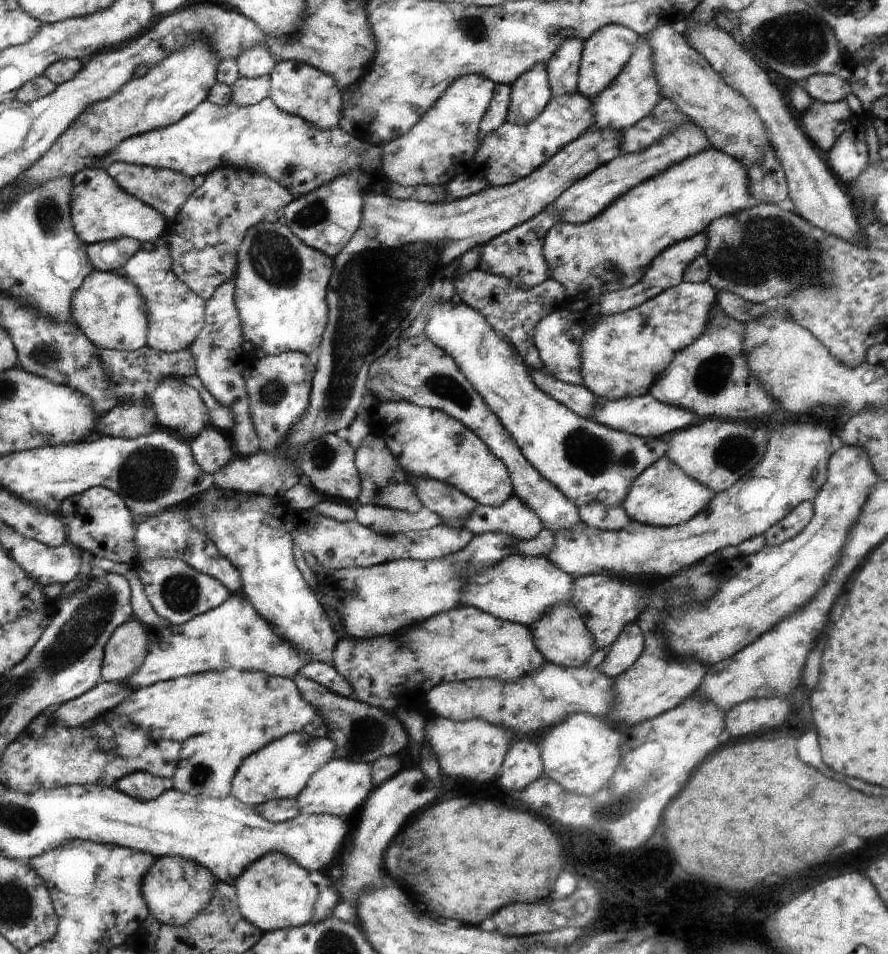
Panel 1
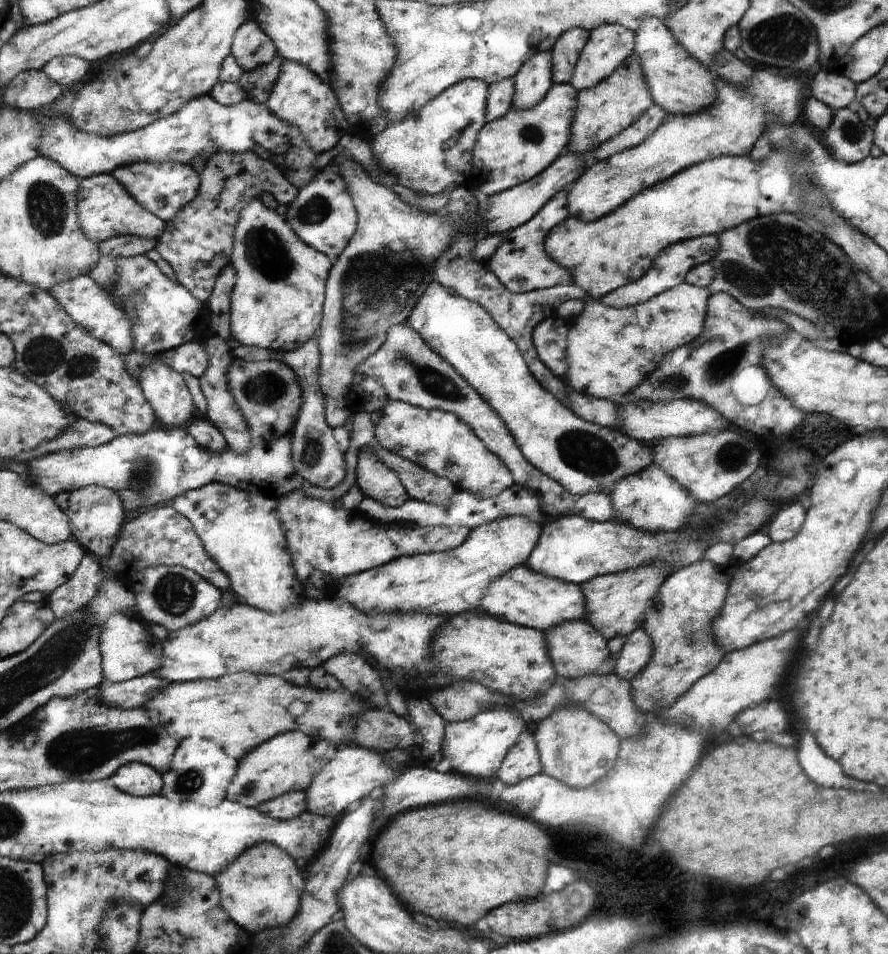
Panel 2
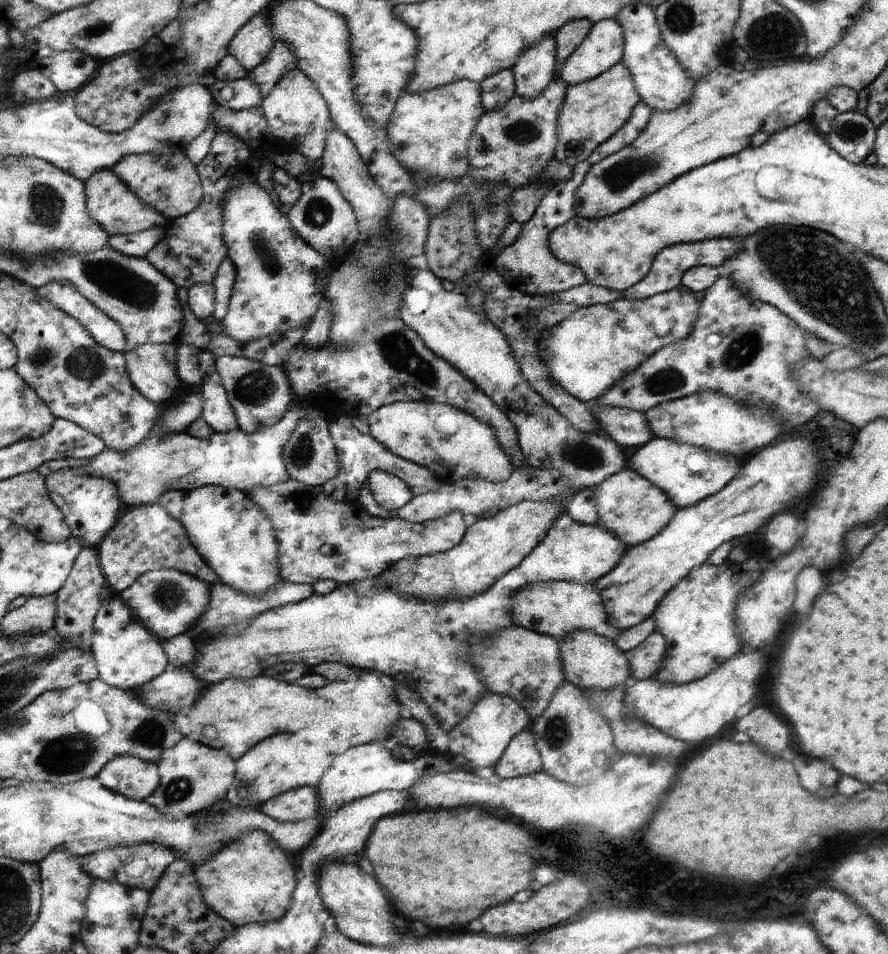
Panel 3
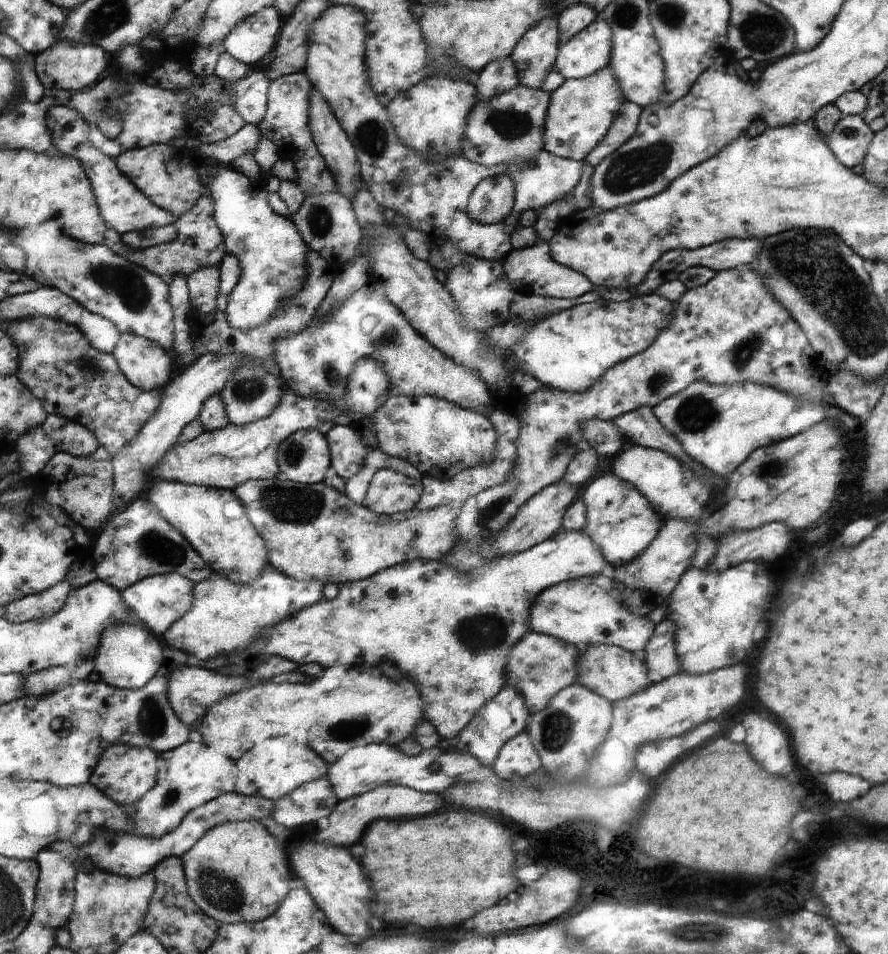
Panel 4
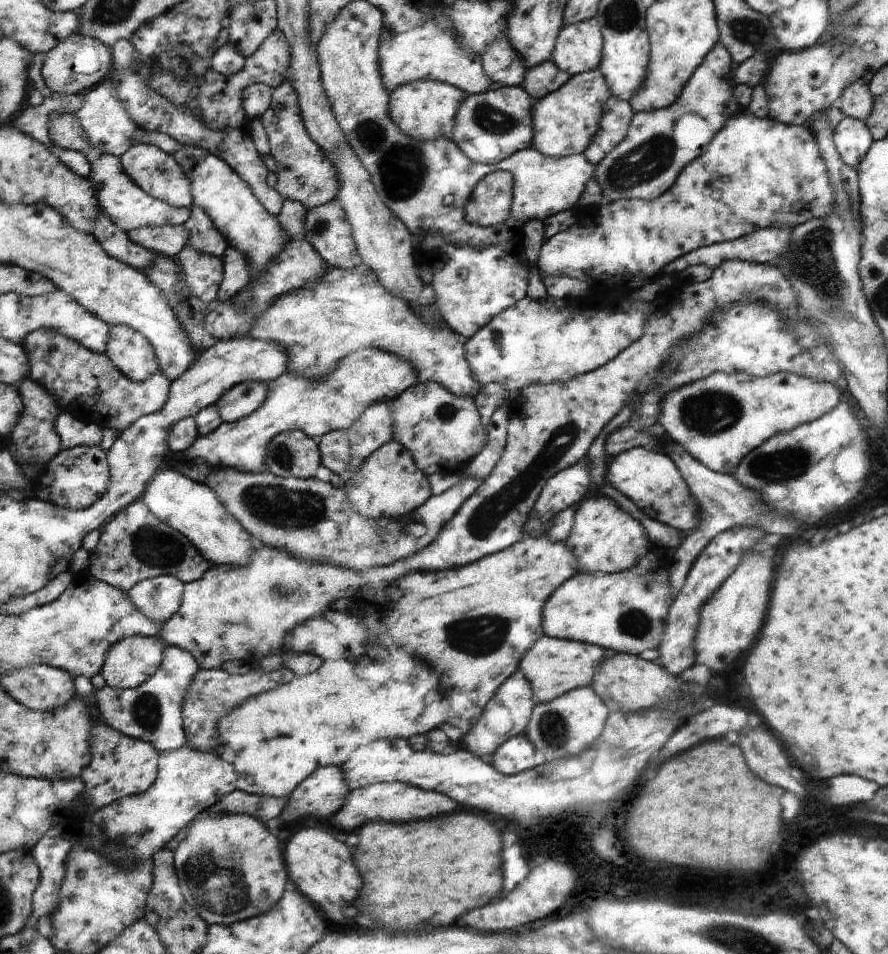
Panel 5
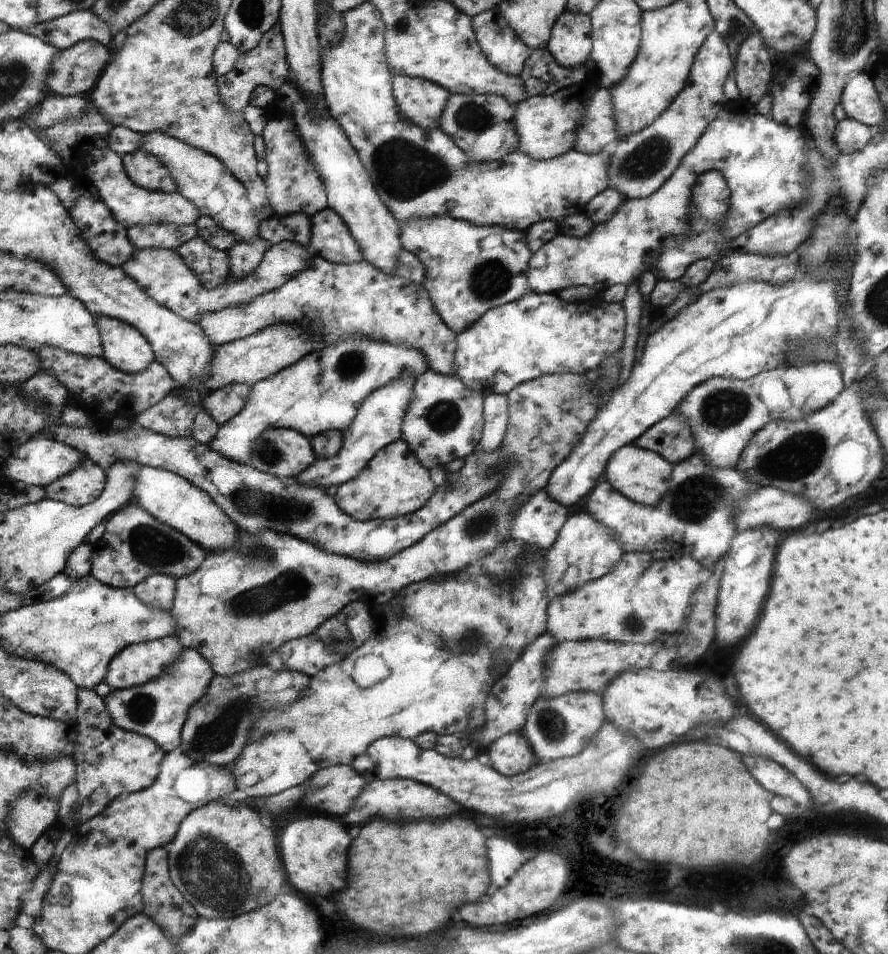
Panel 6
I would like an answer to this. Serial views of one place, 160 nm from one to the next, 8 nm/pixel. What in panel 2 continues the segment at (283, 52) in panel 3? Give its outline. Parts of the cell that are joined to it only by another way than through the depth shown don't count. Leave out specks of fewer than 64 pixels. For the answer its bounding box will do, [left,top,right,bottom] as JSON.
[238,55,284,105]

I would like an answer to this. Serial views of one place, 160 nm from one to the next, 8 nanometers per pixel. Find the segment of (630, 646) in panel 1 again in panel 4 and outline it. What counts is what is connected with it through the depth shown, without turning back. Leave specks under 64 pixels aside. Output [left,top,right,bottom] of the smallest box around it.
[642,618,681,683]

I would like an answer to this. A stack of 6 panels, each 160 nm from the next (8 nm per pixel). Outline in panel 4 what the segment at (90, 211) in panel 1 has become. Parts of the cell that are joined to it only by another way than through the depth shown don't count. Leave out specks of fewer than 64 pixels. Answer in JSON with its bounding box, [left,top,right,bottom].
[50,104,177,235]

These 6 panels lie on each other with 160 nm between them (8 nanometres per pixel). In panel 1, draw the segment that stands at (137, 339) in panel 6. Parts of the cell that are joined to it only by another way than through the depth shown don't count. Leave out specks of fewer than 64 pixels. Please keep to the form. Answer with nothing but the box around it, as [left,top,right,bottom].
[147,377,214,439]

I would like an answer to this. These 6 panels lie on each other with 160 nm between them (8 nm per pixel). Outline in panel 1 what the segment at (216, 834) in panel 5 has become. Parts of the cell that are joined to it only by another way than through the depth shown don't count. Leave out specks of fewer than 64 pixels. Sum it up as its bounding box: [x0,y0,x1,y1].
[234,853,318,932]

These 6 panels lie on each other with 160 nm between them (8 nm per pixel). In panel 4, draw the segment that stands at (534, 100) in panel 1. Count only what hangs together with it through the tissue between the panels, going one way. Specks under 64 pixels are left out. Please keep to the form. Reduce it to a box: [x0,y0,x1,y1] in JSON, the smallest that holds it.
[510,12,560,89]

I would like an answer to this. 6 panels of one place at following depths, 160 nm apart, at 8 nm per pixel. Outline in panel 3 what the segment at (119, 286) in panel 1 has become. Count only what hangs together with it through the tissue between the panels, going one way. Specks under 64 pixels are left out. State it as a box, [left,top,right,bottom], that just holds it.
[39,281,128,353]

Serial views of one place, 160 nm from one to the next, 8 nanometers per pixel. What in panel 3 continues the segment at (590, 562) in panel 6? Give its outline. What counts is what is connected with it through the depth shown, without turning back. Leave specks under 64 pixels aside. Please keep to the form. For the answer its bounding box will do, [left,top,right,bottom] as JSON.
[594,468,678,548]

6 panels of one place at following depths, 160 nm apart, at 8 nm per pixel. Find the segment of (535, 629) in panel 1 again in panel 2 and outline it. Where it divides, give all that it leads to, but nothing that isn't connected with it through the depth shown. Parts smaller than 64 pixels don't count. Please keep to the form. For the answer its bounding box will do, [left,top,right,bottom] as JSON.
[544,619,611,679]

